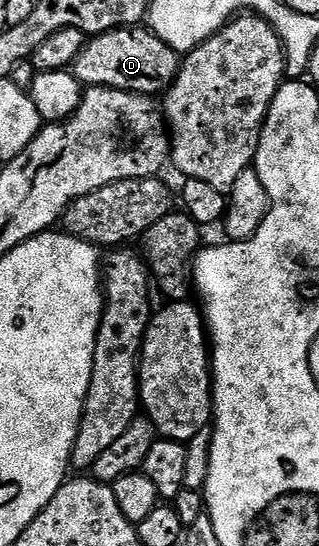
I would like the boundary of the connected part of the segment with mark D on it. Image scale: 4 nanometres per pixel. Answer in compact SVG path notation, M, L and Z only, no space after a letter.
M140 24L88 37L87 46L81 48L77 56L73 73L76 80L87 88L104 86L130 94L159 96L174 84L180 65L179 51L165 44L165 40L146 25Z

